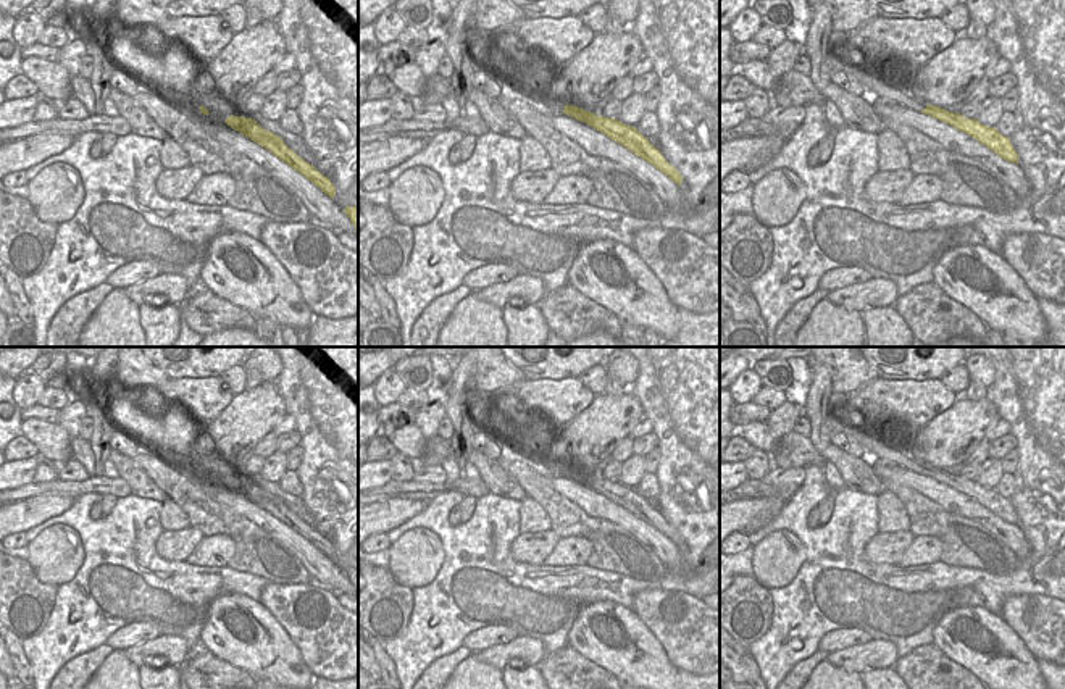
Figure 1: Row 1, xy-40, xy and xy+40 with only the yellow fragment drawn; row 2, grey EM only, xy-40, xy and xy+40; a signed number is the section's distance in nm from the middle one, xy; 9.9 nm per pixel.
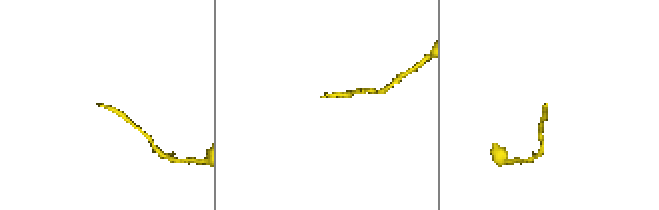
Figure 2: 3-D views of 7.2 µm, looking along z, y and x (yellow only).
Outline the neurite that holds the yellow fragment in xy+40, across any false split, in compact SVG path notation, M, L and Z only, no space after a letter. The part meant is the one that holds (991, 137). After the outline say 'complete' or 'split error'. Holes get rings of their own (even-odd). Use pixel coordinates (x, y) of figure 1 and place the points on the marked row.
M826 50L828 56L833 63L833 73L842 71L855 77L862 86L867 86L878 97L884 97L894 100L896 103L910 108L918 113L929 115L939 121L944 121L955 129L975 137L979 144L986 145L989 150L997 153L1000 158L1018 165L1018 153L1015 152L1009 137L1002 136L996 127L989 127L981 124L978 119L970 119L962 116L960 113L952 113L944 108L934 106L933 103L915 98L908 92L900 87L892 87L879 82L873 76L868 76L858 71L852 63L844 63L834 50Z | split error

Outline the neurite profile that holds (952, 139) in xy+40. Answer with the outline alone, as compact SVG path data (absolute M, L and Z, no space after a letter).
M878 97L871 108L881 118L881 121L894 119L897 123L907 124L939 142L949 152L983 163L989 171L992 171L1009 187L1012 187L1020 198L1025 198L1030 194L1031 186L1023 169L1017 163L1000 158L986 145L979 144L975 137L955 129L944 121L905 108L884 97Z

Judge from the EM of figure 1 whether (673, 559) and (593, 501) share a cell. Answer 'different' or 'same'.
same

